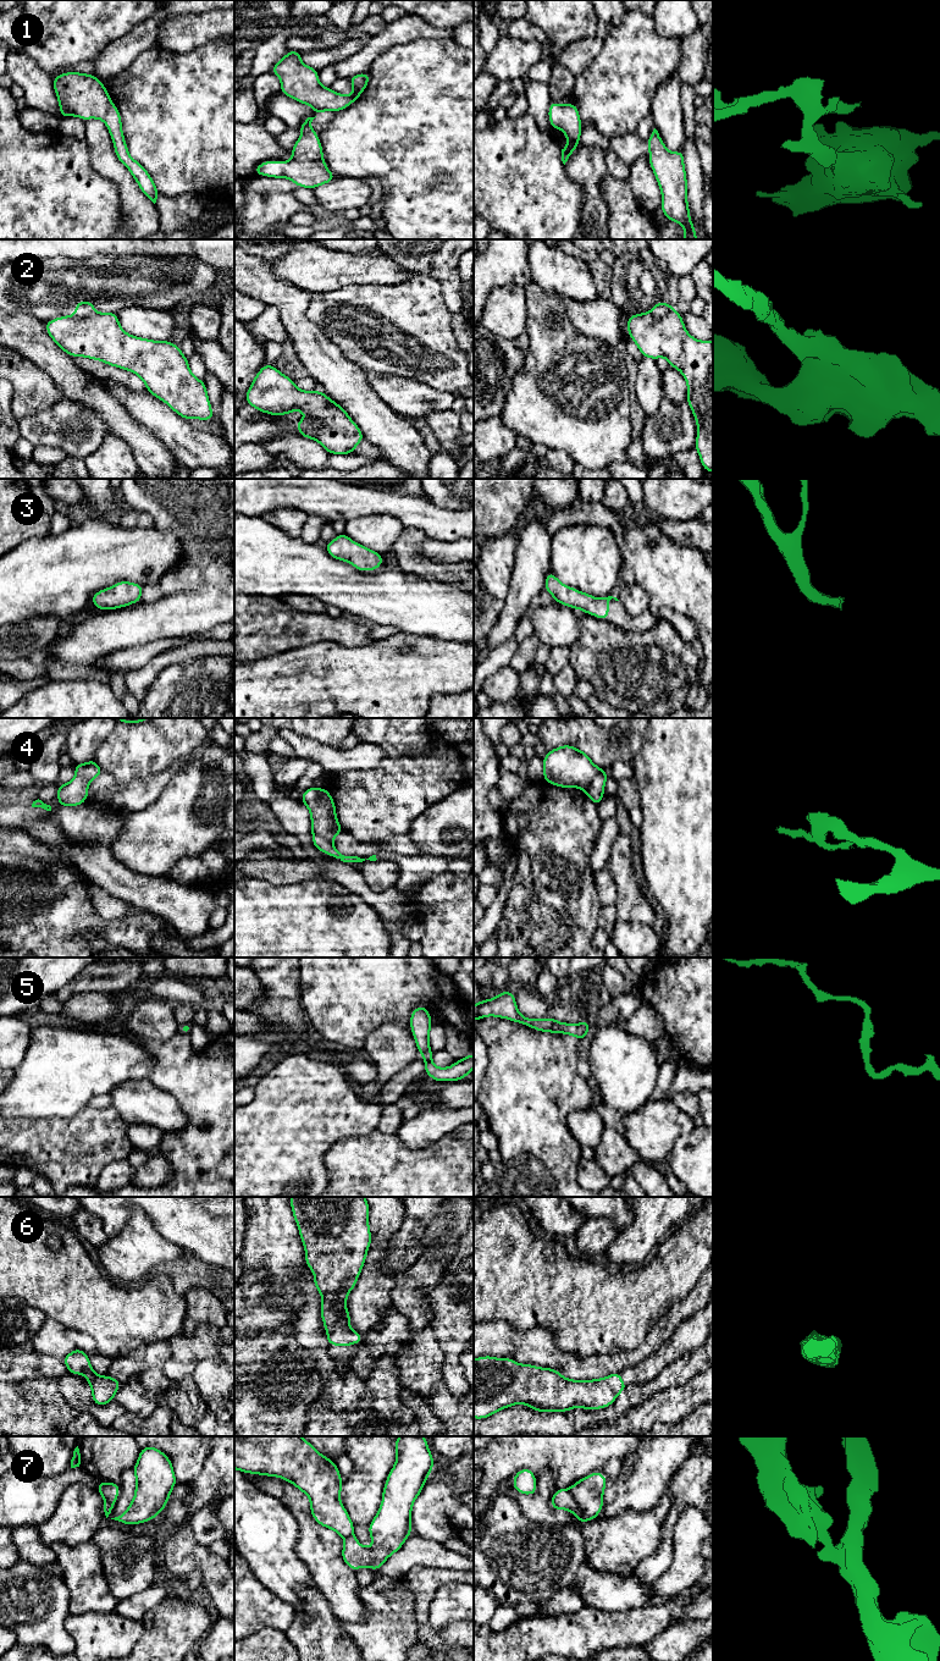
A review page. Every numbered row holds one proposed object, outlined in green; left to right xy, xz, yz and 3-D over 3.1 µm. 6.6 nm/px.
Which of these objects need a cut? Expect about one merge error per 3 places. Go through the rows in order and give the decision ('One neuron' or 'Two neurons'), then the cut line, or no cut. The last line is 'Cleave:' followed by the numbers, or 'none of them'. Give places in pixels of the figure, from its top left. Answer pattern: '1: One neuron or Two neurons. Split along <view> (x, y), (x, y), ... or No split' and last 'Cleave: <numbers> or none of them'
1: One neuron. No split
2: Two neurons. Split along xy (94, 312), (86, 316), (66, 316)
3: One neuron. No split
4: Two neurons. Split along yz (601, 770), (585, 790)
5: One neuron. No split
6: One neuron. No split
7: Two neurons. Split along yz (570, 1488), (578, 1506), (576, 1513)
Cleave: 2, 4, 7

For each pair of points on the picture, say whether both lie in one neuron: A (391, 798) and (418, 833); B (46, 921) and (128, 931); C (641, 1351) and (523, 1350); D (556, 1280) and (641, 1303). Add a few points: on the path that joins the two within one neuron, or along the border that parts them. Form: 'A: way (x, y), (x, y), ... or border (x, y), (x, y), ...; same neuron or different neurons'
A: border (432, 805), (413, 821), (407, 834); different neurons
B: way (67, 921), (89, 921), (100, 928), (108, 930); same neuron
C: way (612, 1363), (568, 1364), (552, 1357); same neuron
D: way (576, 1298), (582, 1303), (620, 1303); same neuron

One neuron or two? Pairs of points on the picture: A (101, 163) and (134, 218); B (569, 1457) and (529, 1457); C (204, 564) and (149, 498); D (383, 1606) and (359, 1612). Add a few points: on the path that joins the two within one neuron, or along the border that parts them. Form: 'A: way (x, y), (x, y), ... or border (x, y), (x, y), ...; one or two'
A: way (116, 174), (128, 186), (133, 203); one
B: way (559, 1453), (538, 1453); one
C: way (203, 547), (166, 511); one
D: border (359, 1587), (368, 1613), (357, 1622), (339, 1621); two

